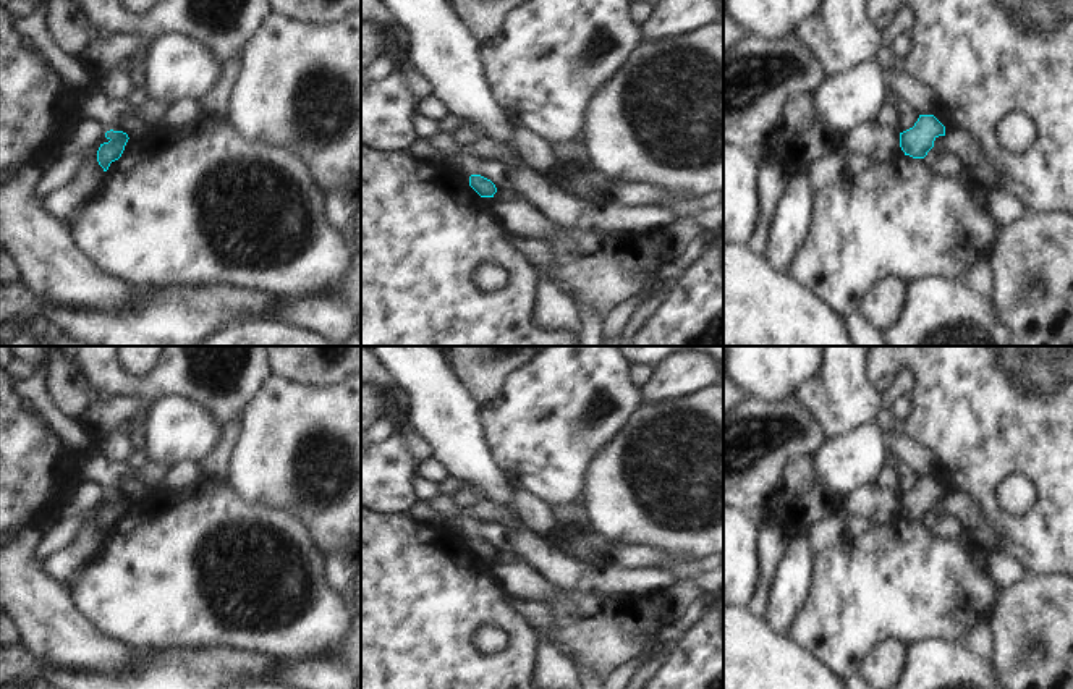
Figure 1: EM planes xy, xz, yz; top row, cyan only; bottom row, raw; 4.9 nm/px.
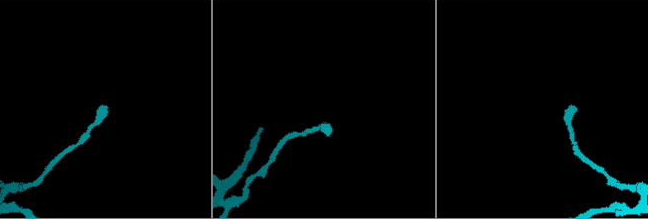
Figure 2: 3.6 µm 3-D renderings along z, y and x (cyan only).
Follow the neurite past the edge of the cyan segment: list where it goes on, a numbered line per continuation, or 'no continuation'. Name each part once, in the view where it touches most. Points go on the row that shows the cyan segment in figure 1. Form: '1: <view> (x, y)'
no continuation

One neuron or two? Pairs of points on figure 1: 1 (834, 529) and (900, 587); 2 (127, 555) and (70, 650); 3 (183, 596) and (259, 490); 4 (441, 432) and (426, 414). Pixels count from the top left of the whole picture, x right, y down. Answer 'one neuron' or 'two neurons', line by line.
1: two neurons
2: two neurons
3: two neurons
4: one neuron

